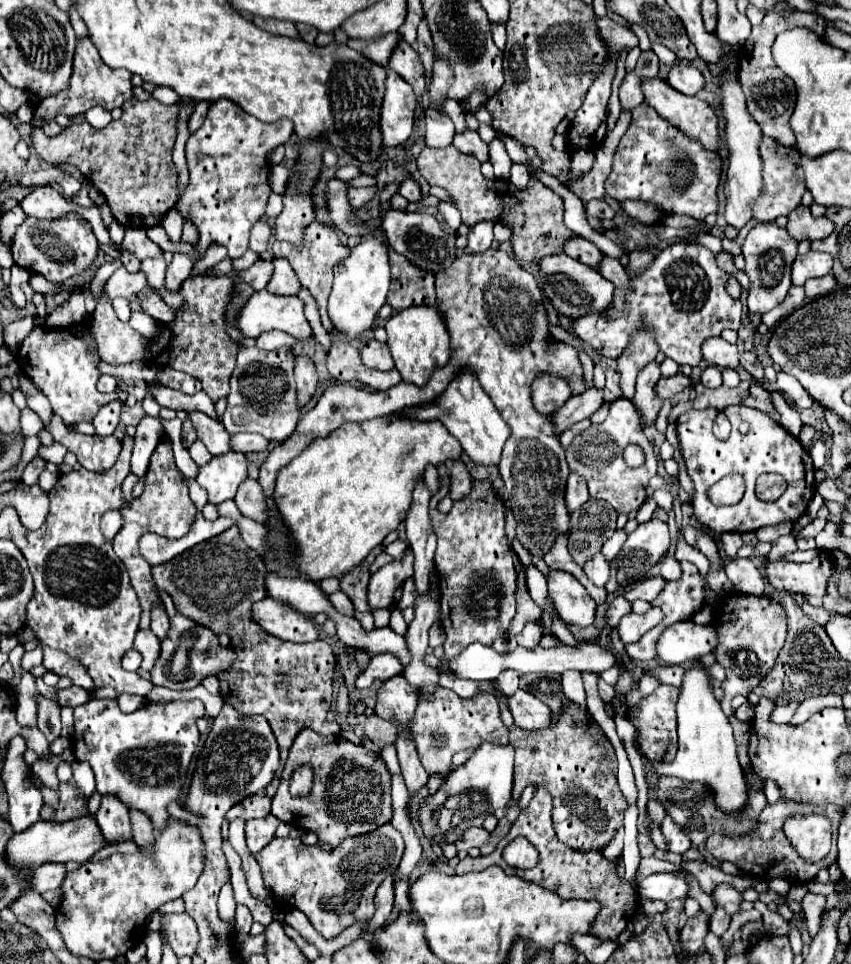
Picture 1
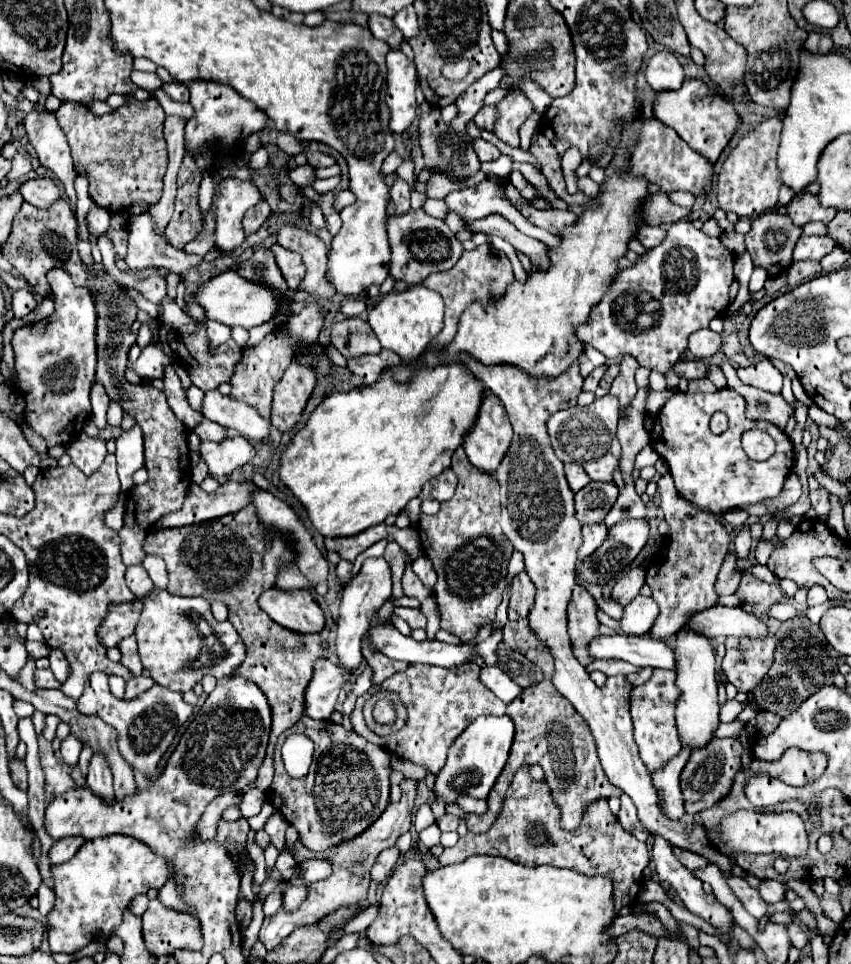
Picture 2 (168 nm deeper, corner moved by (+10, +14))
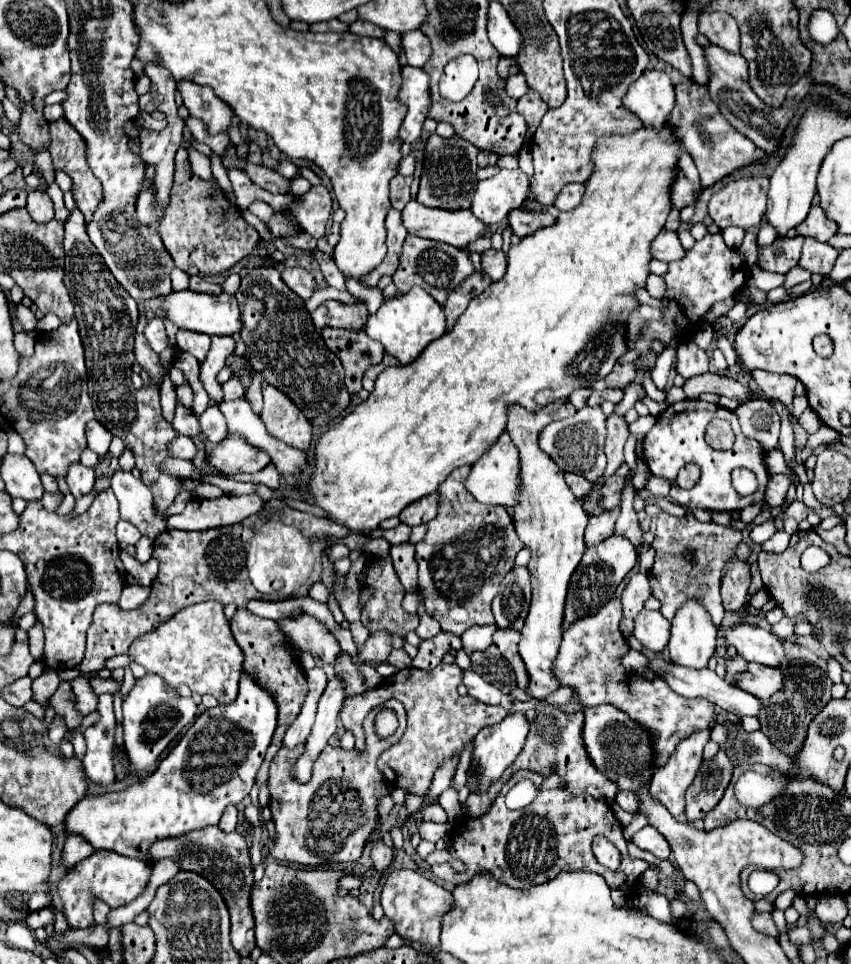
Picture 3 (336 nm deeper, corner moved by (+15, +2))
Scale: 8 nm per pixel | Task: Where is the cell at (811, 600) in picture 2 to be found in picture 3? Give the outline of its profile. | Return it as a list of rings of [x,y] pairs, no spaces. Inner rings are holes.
[[[796,616],[796,618],[792,618],[792,620],[788,620],[788,618],[782,618],[780,622],[776,622],[776,624],[772,624],[772,632],[778,636],[778,638],[788,638],[788,636],[792,636],[794,634],[794,624],[798,622],[798,620],[804,620],[804,616]]]

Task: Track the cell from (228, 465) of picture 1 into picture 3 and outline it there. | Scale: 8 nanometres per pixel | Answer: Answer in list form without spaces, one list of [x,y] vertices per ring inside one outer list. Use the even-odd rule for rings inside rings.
[[[228,434],[210,454],[208,454],[208,464],[222,470],[224,474],[254,474],[260,472],[266,464],[270,462],[270,456],[248,444],[244,436]]]

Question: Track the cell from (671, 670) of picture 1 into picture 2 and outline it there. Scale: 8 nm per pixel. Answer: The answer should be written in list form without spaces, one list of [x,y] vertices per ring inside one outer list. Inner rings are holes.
[[[595,660],[586,667],[586,670],[589,673],[601,671],[608,677],[618,674],[628,675],[630,673],[635,673],[640,669],[640,667],[636,667],[622,660]]]

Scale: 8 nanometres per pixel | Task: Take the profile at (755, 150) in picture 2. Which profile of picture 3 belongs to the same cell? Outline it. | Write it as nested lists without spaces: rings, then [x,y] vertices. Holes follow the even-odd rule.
[[[740,178],[712,196],[708,204],[708,214],[720,230],[728,226],[754,228],[764,218],[766,196],[768,178]]]

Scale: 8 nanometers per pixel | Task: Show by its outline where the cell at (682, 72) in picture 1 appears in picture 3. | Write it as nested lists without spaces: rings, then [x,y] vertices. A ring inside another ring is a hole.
[[[648,70],[628,88],[624,106],[642,122],[660,128],[674,108],[674,84],[666,72]]]

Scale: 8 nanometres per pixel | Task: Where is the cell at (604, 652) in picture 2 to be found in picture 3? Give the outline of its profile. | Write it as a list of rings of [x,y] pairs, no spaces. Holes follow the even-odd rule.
[[[662,658],[650,660],[648,668],[652,668],[652,670],[662,670],[662,672],[664,672],[662,678],[670,684],[670,688],[672,688],[674,692],[686,696],[686,698],[696,698],[696,696],[698,696],[698,698],[706,698],[706,700],[710,700],[712,704],[716,704],[716,706],[720,706],[720,708],[724,708],[724,710],[728,710],[728,712],[734,712],[734,714],[738,714],[738,716],[758,716],[760,710],[762,710],[762,702],[760,702],[758,698],[754,698],[752,694],[748,694],[748,692],[744,692],[744,690],[740,690],[740,688],[734,688],[734,686],[726,684],[726,682],[724,682],[714,670],[710,670],[710,668],[694,670],[694,668],[676,666],[676,664],[670,666],[670,664],[664,662]]]

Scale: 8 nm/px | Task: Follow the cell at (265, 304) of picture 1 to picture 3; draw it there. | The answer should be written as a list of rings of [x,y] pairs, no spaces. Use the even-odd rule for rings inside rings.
[[[182,290],[182,292],[172,292],[164,304],[162,310],[166,312],[166,318],[182,328],[182,330],[192,330],[192,332],[202,332],[208,336],[232,336],[240,332],[240,312],[236,298],[230,294],[220,294],[220,296],[208,296],[208,294],[198,294],[192,290]]]

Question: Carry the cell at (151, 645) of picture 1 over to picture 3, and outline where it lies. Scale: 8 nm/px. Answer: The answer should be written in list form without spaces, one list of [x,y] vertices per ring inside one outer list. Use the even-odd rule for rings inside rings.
[[[98,676],[98,678],[90,678],[90,686],[92,686],[92,690],[94,690],[94,694],[96,694],[96,696],[106,694],[106,692],[114,694],[114,692],[120,688],[120,684],[118,684],[118,682],[114,682],[112,678],[102,680],[100,676]]]

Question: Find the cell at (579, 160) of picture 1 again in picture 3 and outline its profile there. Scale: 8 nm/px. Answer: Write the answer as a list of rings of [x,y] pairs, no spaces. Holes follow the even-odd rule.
[[[664,122],[664,126],[658,130],[648,124],[642,124],[638,132],[624,134],[624,136],[602,136],[600,140],[596,140],[596,146],[592,150],[592,174],[586,182],[586,192],[580,200],[580,206],[570,212],[560,212],[560,216],[556,218],[556,224],[548,228],[540,228],[534,234],[520,238],[518,244],[512,244],[508,250],[506,274],[500,280],[492,282],[480,296],[476,296],[470,302],[470,306],[458,318],[454,328],[446,332],[442,338],[428,344],[428,348],[424,348],[424,352],[418,356],[416,362],[408,366],[386,368],[378,376],[376,388],[370,394],[370,398],[358,404],[354,412],[348,414],[342,422],[338,422],[332,430],[322,434],[322,438],[316,444],[316,466],[314,466],[314,474],[310,482],[310,492],[314,496],[314,502],[330,514],[330,520],[344,524],[354,532],[376,528],[384,518],[398,516],[406,508],[406,504],[436,492],[436,488],[446,480],[446,476],[454,468],[462,464],[474,464],[506,430],[510,406],[518,404],[522,408],[528,408],[528,412],[538,412],[546,404],[552,404],[560,398],[568,398],[578,388],[590,388],[596,380],[612,372],[618,358],[622,358],[628,352],[626,326],[628,326],[630,312],[636,310],[636,306],[640,306],[634,292],[638,288],[646,288],[646,278],[650,276],[650,270],[648,270],[648,264],[652,260],[650,242],[660,234],[672,210],[670,188],[678,176],[676,174],[680,168],[678,158],[680,158],[680,140],[668,122]]]

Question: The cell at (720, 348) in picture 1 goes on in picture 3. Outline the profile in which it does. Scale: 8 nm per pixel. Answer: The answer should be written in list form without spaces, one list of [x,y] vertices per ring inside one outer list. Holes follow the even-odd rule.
[[[684,340],[678,346],[678,358],[676,358],[676,372],[688,380],[700,374],[708,372],[708,356],[704,350],[700,350],[692,340]]]

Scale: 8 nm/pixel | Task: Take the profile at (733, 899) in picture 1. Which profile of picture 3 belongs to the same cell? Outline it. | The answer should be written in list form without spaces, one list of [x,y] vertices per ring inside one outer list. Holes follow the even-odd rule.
[[[756,912],[756,916],[754,916],[754,928],[758,932],[762,932],[762,934],[768,934],[768,936],[776,938],[776,940],[780,936],[780,932],[778,932],[778,928],[776,928],[776,924],[774,924],[774,920],[772,920],[772,916],[768,912],[766,914]]]

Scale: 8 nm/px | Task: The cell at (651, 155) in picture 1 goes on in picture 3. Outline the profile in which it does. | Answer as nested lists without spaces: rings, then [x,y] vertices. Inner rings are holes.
[[[680,172],[676,182],[672,184],[672,204],[674,204],[674,208],[682,210],[682,208],[694,204],[696,200],[698,200],[698,192],[696,192],[694,184]]]

